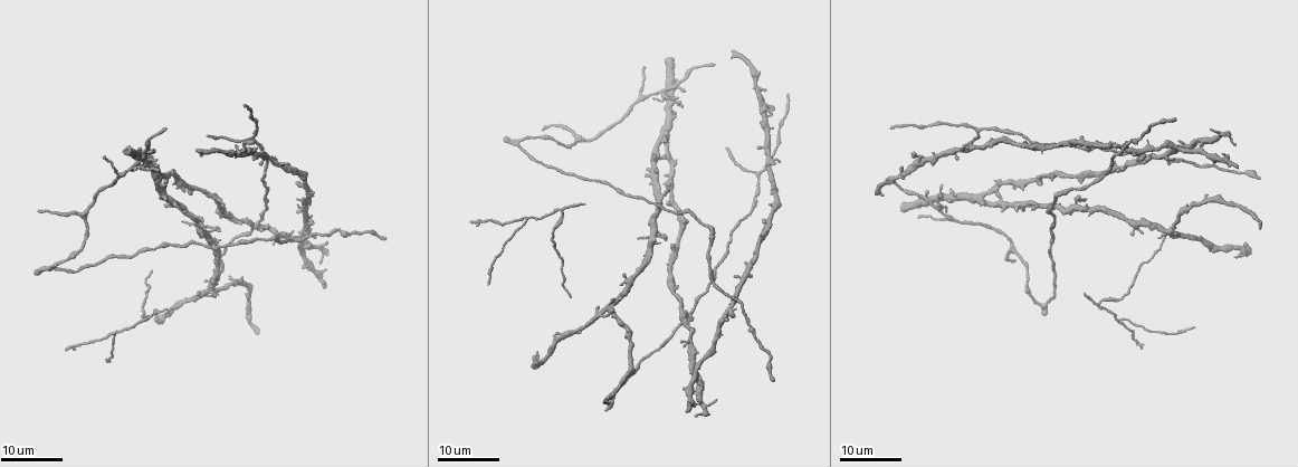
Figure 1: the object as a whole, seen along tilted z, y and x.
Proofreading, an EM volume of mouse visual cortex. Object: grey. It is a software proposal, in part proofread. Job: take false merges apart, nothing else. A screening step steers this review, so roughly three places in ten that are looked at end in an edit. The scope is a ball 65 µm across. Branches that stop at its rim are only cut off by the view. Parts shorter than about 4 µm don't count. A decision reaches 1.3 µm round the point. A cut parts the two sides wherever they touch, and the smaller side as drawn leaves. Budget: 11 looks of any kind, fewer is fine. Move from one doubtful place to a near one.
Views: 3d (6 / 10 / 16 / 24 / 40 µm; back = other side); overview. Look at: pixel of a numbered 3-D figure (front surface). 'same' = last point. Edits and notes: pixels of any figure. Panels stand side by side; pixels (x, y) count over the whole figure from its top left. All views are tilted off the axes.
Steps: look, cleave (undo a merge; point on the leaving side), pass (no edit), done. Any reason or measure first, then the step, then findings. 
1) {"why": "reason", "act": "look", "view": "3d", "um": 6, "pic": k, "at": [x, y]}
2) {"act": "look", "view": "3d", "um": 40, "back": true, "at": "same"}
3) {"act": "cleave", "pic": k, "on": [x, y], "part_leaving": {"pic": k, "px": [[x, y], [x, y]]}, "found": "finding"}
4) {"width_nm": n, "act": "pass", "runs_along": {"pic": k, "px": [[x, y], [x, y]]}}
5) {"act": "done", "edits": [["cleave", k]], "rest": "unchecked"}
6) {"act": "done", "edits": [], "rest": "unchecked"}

{"why": "a fork", "act": "look", "view": "3d", "um": 16, "pic": 1, "at": [759, 173]}

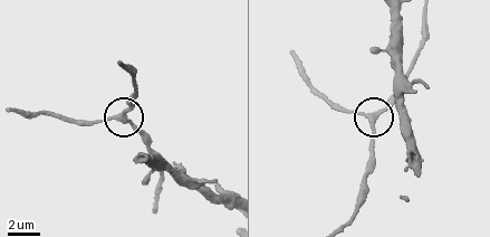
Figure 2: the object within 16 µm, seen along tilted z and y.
{"act": "look", "view": "3d", "um": 6, "pic": 2, "at": [371, 114]}

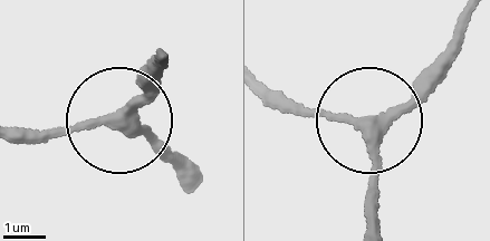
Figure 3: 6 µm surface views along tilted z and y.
{"act": "look", "view": "3d", "um": 6, "back": true, "pic": 3, "at": [372, 121]}

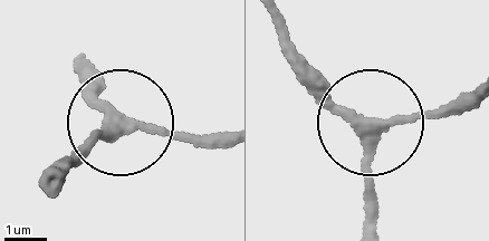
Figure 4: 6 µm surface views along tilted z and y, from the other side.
{"arms": 3, "act": "pass", "runs_along": {"pic": 4, "px": [[60, 180], [111, 132], [219, 133]]}, "found": "continuous, no second cell"}

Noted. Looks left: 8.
{"why": "three-way junction", "act": "look", "view": "3d", "um": 24, "pic": 1, "at": [656, 232]}

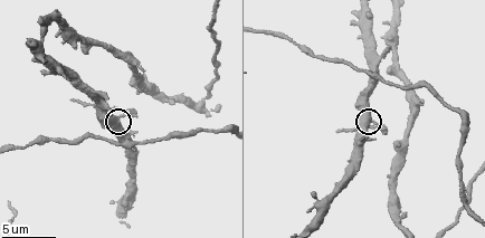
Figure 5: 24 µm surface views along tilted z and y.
{"act": "look", "view": "3d", "um": 10, "pic": 5, "at": [117, 120]}

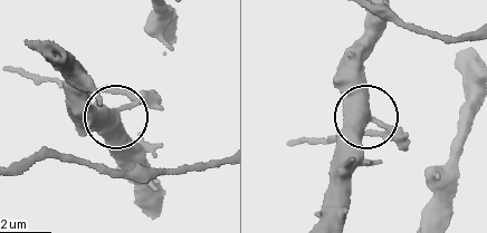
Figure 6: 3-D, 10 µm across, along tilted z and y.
{"arms": 3, "act": "pass", "found": "all the same cell"}

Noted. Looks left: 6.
{"act": "look", "view": "3d", "um": 10, "pic": 5, "at": [205, 96]}

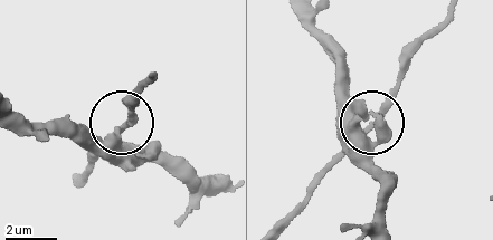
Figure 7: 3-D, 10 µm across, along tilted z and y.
{"act": "pass", "runs_along": {"pic": 7, "px": [[17, 125], [91, 142], [124, 124], [136, 99]]}, "found": "one cell here"}

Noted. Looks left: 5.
{"why": "three-way junction", "act": "look", "view": "3d", "um": 16, "pic": 1, "at": [1120, 318]}

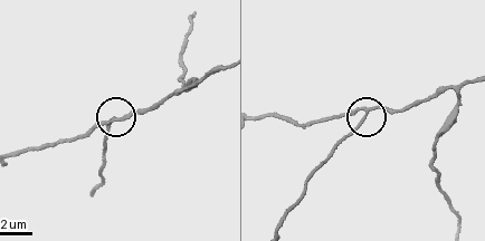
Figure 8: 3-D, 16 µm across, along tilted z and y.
{"act": "look", "view": "3d", "um": 10, "pic": 8, "at": [363, 117]}

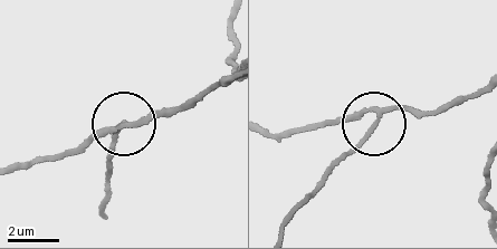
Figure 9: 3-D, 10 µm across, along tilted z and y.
{"side_arm_um": 10, "act": "pass", "runs_along": {"pic": 9, "px": [[227, 75], [174, 111], [99, 128], [58, 155]]}, "found": "one cell here"}

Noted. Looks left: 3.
{"why": "three-way junction", "act": "look", "view": "3d", "um": 16, "pic": 1, "at": [1204, 242]}

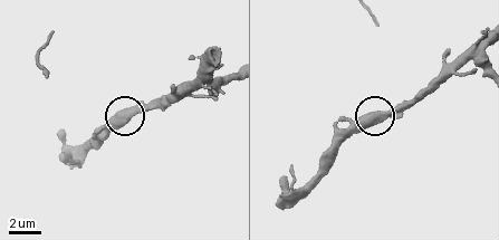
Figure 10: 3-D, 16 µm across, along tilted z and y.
{"act": "look", "view": "3d", "um": 10, "pic": 10, "at": [118, 112]}

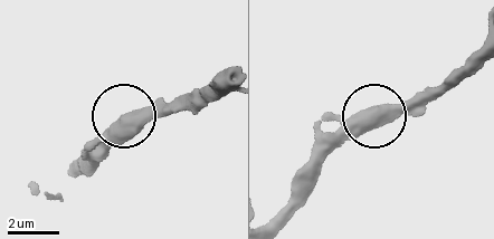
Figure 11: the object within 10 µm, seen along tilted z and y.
{"act": "pass", "found": "one cell here"}

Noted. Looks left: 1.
{"act": "done", "edits": [], "rest": "unchecked"}

